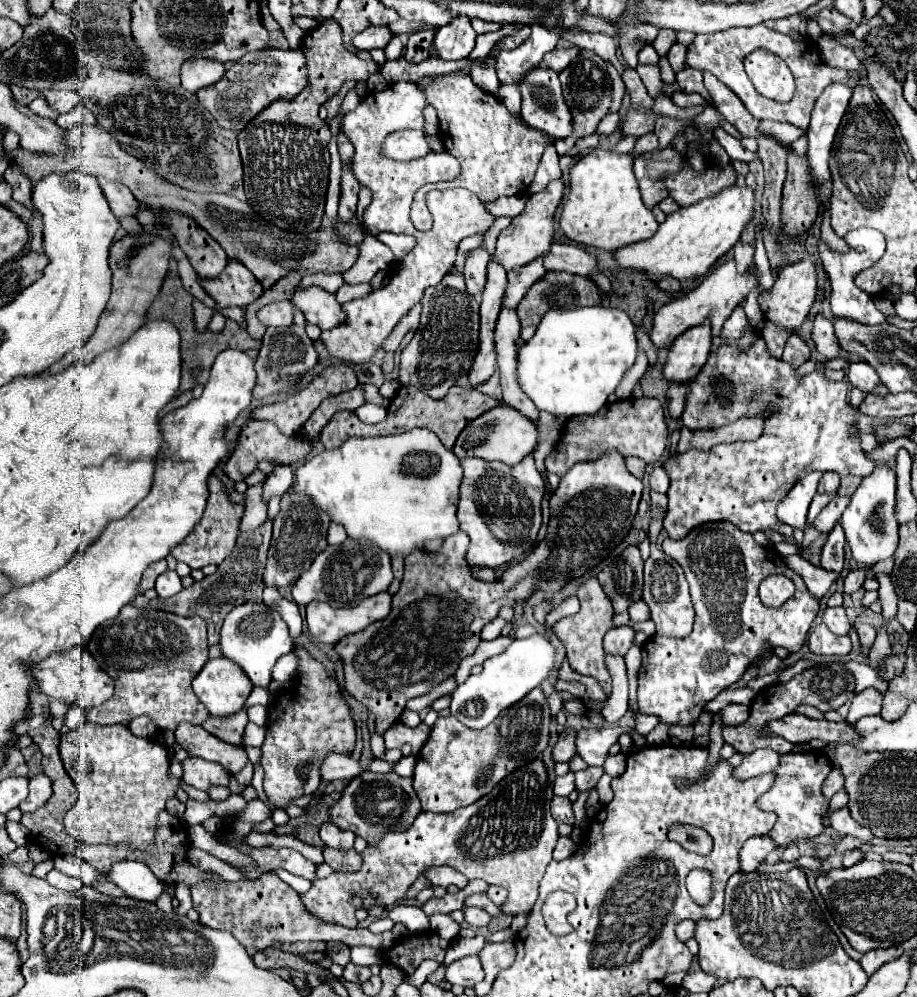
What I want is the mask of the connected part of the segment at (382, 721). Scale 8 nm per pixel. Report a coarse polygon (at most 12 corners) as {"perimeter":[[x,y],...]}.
{"perimeter":[[574,465],[546,537],[472,575],[464,531],[404,561],[390,615],[336,645],[382,735],[500,607],[556,595],[628,535],[642,481]]}

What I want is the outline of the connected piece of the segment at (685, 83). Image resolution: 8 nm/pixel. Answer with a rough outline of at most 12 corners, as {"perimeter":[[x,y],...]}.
{"perimeter":[[685,67],[676,74],[683,92],[698,93],[714,106],[700,70]]}

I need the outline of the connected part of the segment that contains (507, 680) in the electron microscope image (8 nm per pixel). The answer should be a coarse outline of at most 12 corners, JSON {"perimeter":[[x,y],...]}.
{"perimeter":[[514,639],[460,685],[452,715],[484,729],[550,677],[556,647]]}

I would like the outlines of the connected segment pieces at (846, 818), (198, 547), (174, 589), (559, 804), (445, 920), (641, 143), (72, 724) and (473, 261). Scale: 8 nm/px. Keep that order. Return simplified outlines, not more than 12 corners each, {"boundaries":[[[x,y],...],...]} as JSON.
{"boundaries":[[[848,807],[830,815],[830,825],[842,835],[864,843],[874,839],[866,827],[852,819]],[[210,475],[202,521],[172,551],[190,569],[232,553],[242,505]],[[166,571],[156,579],[156,593],[168,599],[182,591],[176,571]],[[554,797],[552,815],[556,823],[574,825],[568,797]],[[442,913],[430,917],[430,928],[444,941],[458,937],[460,925]],[[654,133],[637,140],[631,155],[642,153],[657,149],[658,138]],[[70,707],[66,725],[70,729],[80,727],[84,711],[80,707]],[[482,247],[466,261],[466,291],[476,297],[486,287],[490,257]]]}

